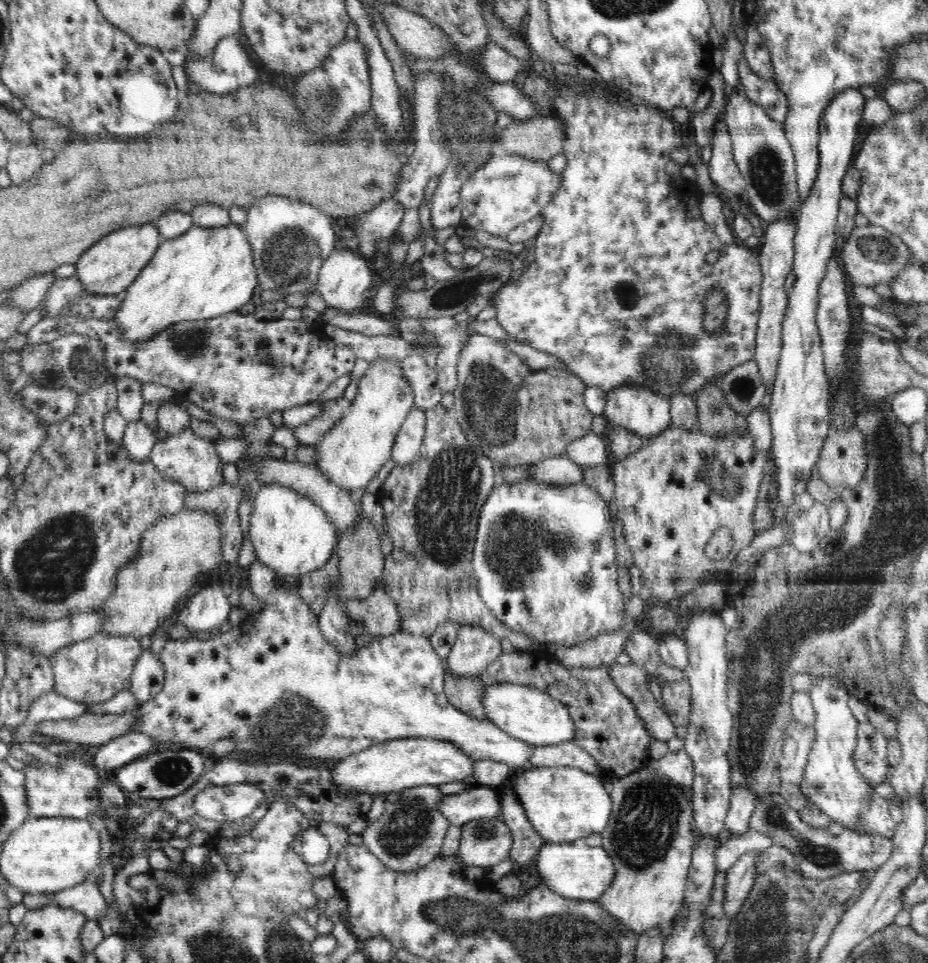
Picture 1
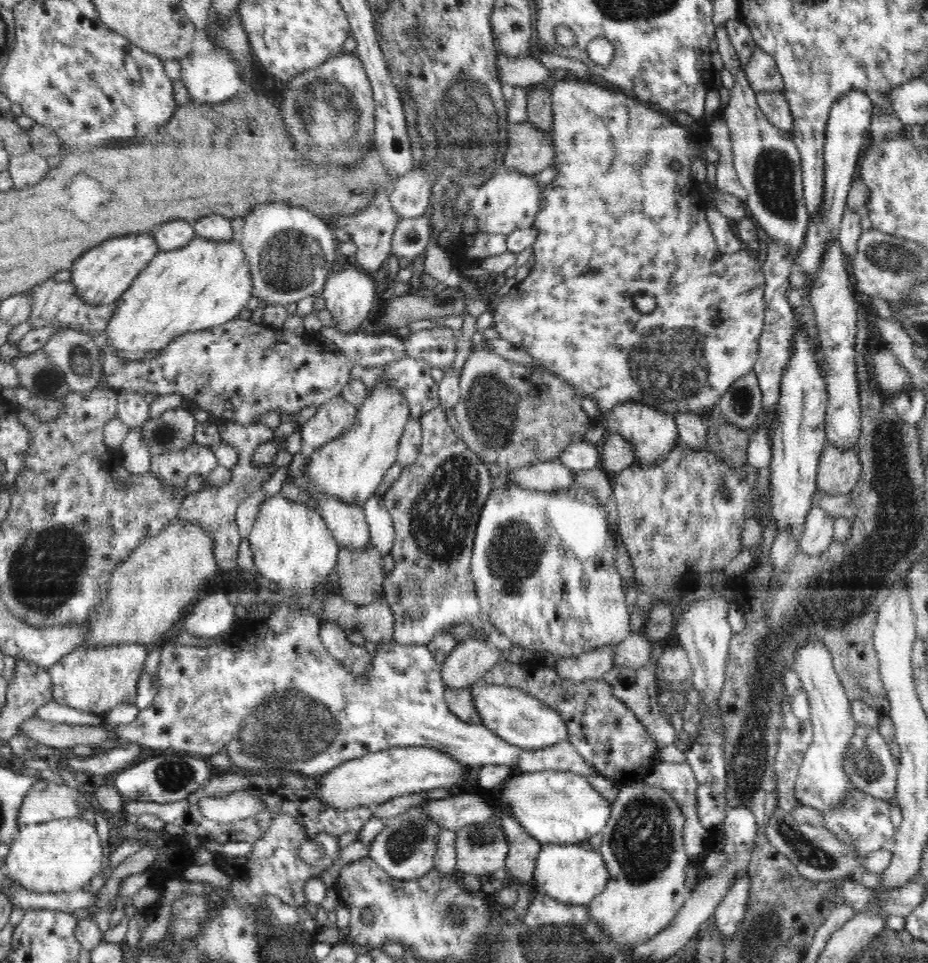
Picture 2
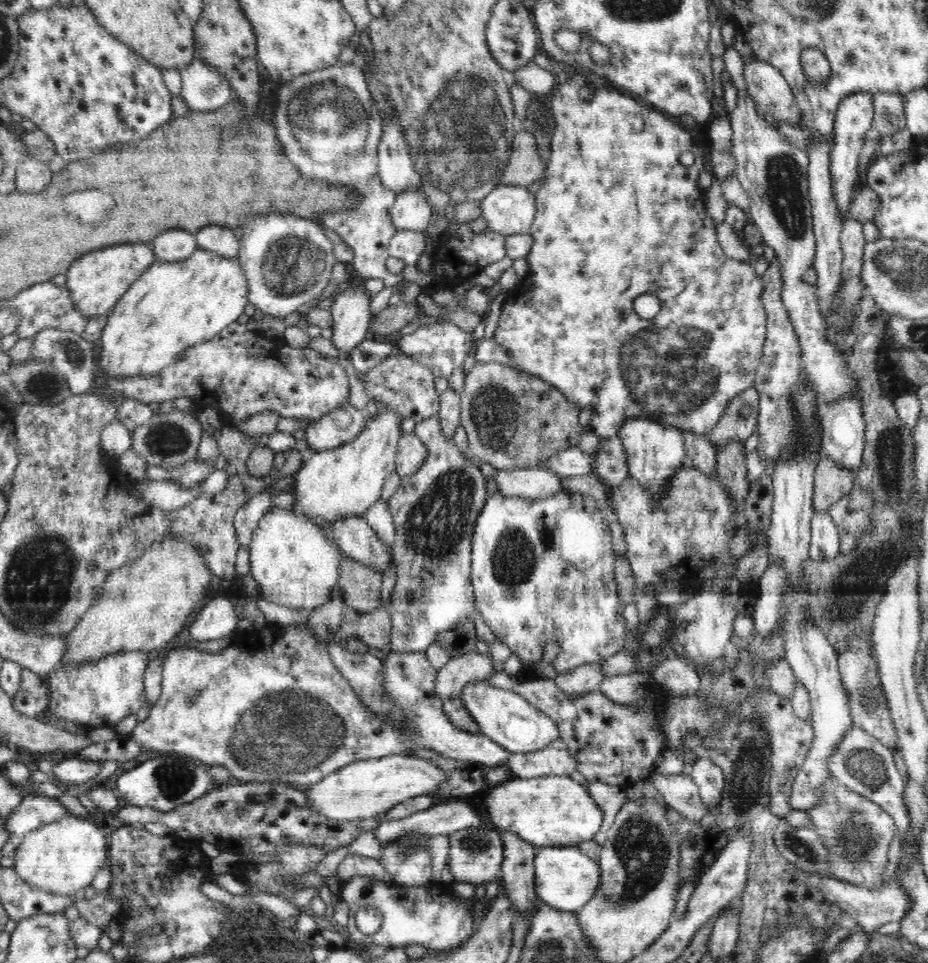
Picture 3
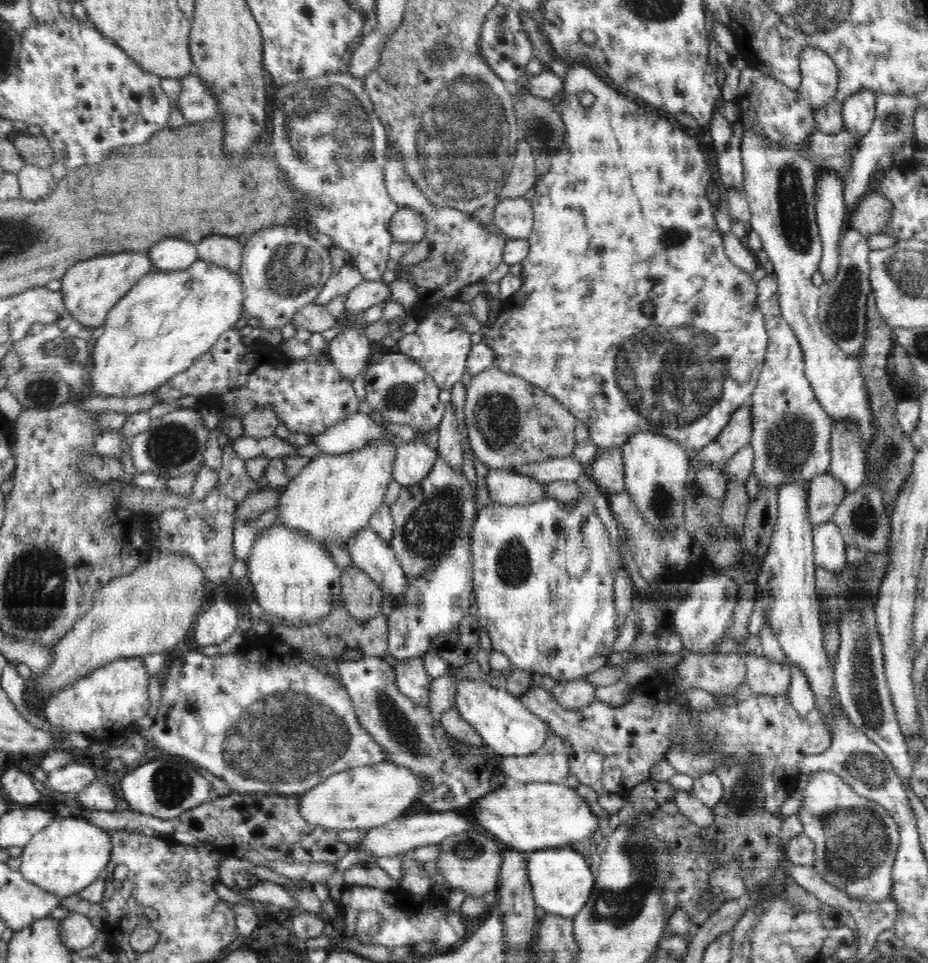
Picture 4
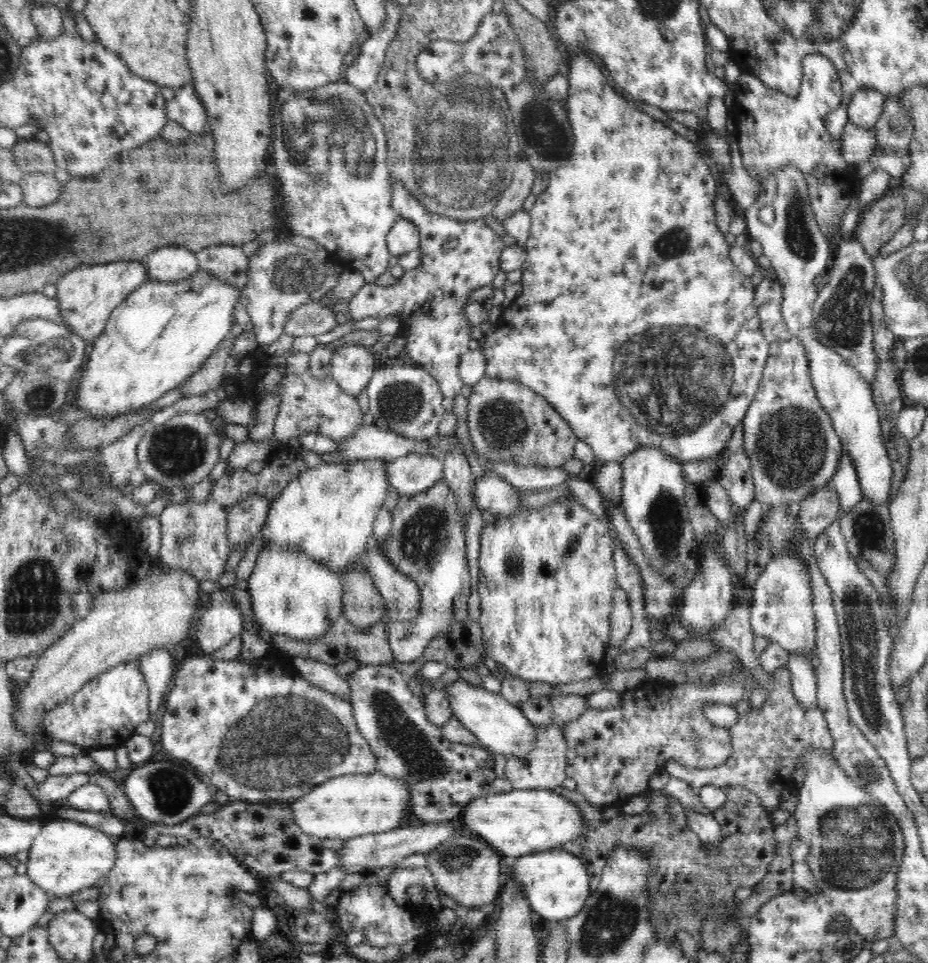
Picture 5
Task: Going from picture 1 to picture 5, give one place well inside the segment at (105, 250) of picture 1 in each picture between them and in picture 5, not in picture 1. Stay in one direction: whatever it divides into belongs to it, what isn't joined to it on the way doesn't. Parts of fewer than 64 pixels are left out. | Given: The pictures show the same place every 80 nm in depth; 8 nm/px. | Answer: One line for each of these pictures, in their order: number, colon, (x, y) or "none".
2: (101, 275)
3: (96, 281)
4: (91, 288)
5: (87, 296)

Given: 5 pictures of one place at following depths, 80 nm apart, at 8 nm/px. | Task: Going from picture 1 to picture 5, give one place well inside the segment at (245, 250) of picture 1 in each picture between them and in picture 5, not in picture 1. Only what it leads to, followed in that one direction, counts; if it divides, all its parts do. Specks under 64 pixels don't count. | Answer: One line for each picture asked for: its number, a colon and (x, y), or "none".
2: (205, 283)
3: (171, 306)
4: (168, 319)
5: (164, 331)

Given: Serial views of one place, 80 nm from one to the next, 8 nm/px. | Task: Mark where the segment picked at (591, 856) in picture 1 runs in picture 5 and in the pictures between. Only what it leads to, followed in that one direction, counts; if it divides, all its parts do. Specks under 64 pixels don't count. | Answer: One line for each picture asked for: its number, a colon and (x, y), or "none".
2: (571, 874)
3: (566, 879)
4: (562, 882)
5: (557, 884)

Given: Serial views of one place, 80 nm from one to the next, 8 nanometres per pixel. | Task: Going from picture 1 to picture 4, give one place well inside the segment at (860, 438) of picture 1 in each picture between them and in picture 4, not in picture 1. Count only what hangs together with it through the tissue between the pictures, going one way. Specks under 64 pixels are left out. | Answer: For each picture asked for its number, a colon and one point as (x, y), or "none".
2: (839, 470)
3: (831, 481)
4: (825, 492)

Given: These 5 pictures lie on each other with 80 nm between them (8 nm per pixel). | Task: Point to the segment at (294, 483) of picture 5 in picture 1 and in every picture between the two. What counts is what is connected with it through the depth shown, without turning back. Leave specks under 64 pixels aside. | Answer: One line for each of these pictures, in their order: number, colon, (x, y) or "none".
1: (351, 455)
2: (350, 467)
3: (345, 481)
4: (333, 497)

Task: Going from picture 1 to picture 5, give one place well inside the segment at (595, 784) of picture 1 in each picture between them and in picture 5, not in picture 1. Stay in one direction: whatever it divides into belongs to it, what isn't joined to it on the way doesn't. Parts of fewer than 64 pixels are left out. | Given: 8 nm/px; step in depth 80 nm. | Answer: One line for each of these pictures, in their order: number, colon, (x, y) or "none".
2: (554, 807)
3: (547, 811)
4: (536, 816)
5: (520, 822)

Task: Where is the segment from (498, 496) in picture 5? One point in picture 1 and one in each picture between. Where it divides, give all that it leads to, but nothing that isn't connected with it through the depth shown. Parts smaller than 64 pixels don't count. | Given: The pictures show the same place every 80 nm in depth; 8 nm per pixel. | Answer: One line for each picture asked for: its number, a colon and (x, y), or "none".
1: (561, 470)
2: (551, 476)
3: (537, 482)
4: (508, 488)

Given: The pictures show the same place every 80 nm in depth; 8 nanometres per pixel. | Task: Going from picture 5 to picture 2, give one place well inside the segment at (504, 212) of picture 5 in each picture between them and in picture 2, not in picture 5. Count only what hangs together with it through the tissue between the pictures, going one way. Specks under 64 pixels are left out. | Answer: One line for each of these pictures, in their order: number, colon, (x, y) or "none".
2: (529, 150)
3: (525, 166)
4: (522, 177)

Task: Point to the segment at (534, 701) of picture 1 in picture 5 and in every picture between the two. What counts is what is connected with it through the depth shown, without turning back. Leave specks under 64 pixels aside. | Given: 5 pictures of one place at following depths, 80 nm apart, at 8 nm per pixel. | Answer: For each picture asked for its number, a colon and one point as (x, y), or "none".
2: (521, 719)
3: (504, 716)
4: (502, 720)
5: (501, 727)

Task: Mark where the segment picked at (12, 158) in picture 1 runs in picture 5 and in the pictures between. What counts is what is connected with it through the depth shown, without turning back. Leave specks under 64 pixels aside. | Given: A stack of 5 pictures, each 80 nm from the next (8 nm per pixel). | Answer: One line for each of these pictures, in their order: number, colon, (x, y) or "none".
2: (27, 169)
3: (31, 175)
4: (35, 182)
5: (39, 189)

